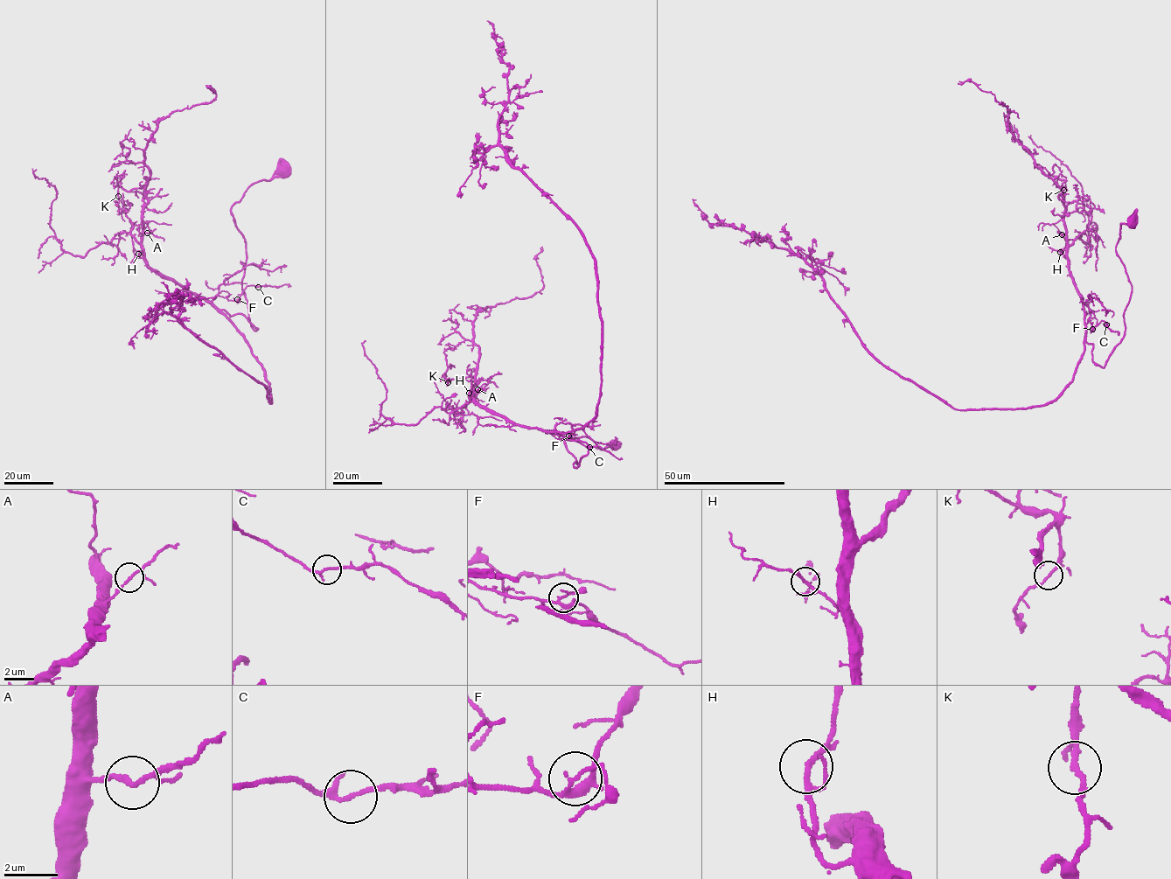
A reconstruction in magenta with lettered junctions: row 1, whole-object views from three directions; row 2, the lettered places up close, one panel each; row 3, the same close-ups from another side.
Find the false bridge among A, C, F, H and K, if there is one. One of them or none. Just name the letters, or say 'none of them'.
none of them

